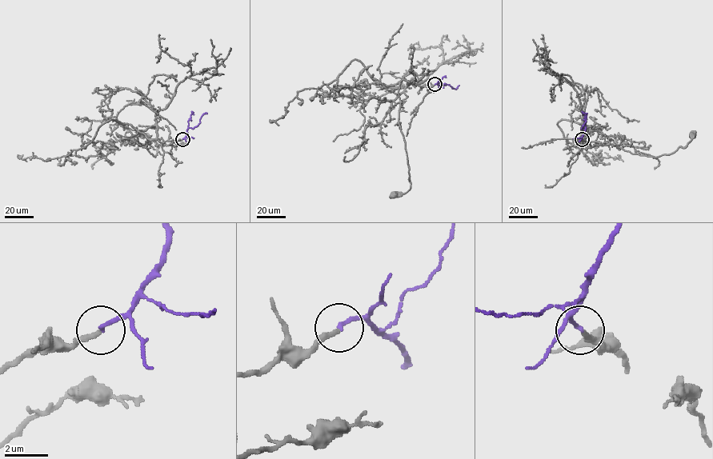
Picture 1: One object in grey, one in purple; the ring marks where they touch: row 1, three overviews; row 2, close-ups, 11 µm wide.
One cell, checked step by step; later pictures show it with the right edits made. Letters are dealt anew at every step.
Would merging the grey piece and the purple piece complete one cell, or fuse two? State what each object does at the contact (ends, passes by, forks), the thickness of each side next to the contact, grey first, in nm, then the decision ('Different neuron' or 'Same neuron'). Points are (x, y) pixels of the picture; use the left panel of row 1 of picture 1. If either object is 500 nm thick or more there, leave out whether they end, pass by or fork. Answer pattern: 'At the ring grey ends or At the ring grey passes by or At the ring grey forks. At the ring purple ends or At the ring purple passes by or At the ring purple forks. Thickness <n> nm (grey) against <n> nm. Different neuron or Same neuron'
At the ring grey ends. At the ring purple ends. Thickness 240 nm (grey) against 190 nm. Same neuron

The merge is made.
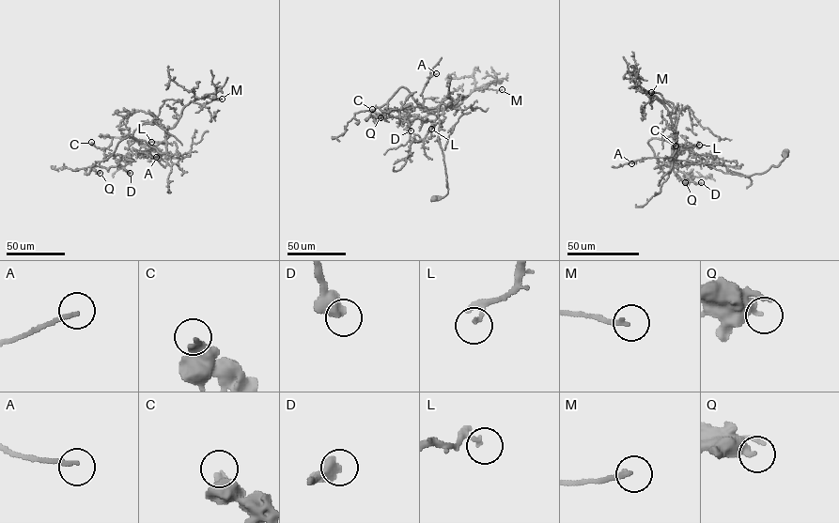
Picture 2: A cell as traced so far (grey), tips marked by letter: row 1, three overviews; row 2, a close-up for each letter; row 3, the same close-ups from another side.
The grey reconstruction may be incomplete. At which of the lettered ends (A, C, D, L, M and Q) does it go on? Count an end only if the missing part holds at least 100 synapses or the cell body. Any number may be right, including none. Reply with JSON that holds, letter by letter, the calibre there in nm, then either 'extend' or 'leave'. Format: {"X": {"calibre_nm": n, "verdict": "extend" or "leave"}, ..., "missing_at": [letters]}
{"A": {"calibre_nm": 150, "verdict": "leave"}, "C": {"calibre_nm": 340, "verdict": "leave"}, "D": {"calibre_nm": 500, "verdict": "leave"}, "L": {"calibre_nm": 130, "verdict": "leave"}, "M": {"calibre_nm": 180, "verdict": "leave"}, "Q": {"calibre_nm": 420, "verdict": "leave"}, "missing_at": []}

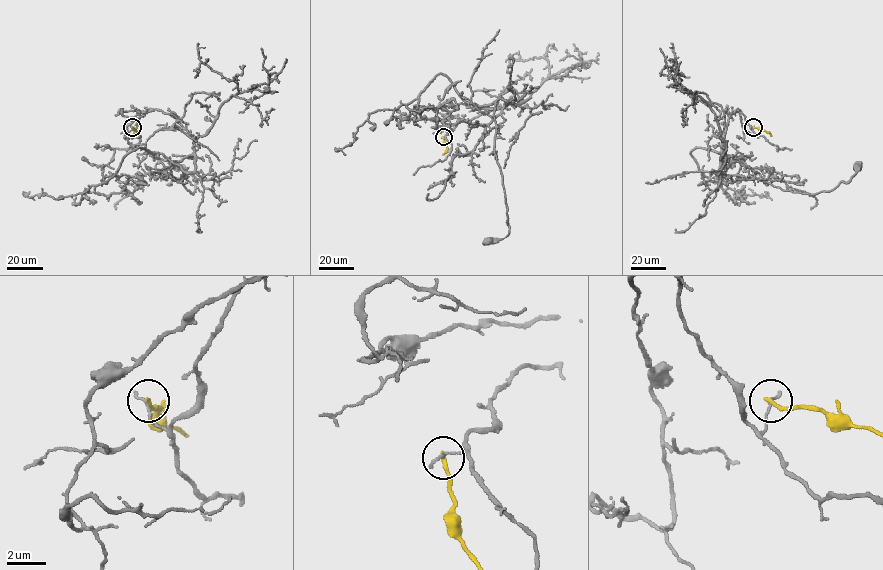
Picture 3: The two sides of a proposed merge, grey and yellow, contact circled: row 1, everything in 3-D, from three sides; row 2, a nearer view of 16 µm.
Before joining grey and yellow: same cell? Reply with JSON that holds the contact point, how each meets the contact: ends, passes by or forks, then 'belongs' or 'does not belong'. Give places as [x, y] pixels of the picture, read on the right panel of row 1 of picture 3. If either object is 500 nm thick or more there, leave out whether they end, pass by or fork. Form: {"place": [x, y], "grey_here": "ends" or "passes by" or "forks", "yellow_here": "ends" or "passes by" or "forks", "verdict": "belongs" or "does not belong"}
{"place": [753, 127], "grey_here": "ends", "yellow_here": "ends", "verdict": "does not belong"}

